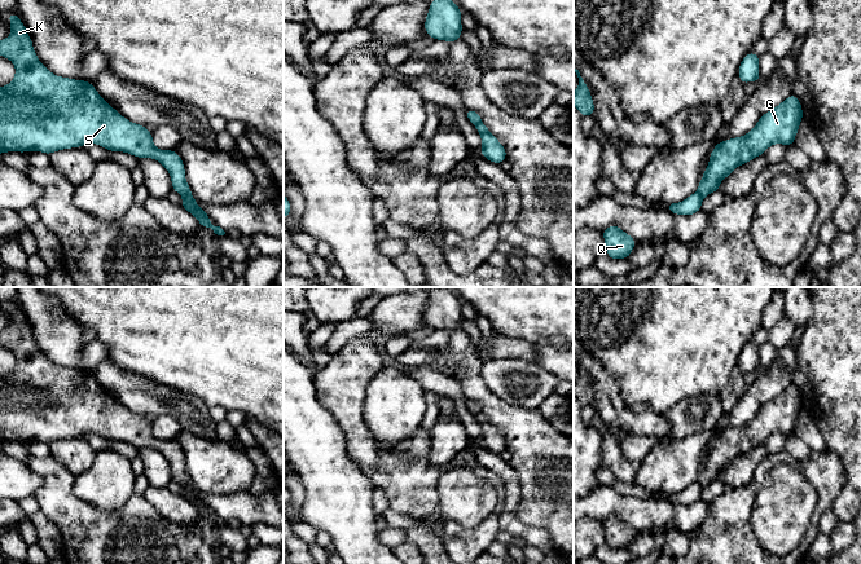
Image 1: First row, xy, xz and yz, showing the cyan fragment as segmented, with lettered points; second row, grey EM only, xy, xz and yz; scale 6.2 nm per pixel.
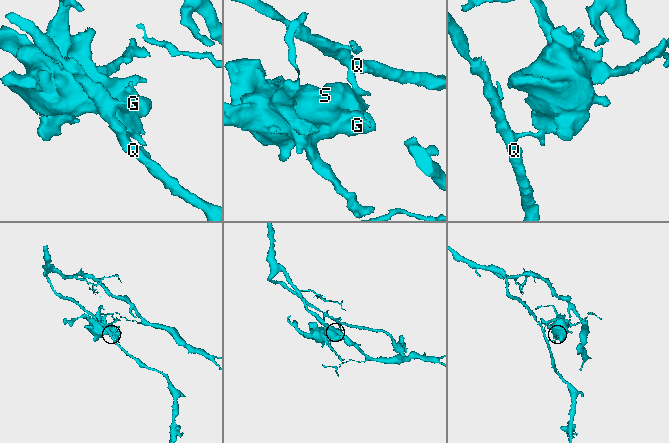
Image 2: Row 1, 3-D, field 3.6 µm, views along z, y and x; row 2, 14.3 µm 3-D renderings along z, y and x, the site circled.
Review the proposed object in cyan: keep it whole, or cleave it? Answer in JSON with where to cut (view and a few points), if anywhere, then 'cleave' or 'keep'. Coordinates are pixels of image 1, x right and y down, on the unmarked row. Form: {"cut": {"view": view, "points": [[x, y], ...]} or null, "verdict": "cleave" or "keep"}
{"cut": {"view": "xy", "points": [[183, 484], [192, 487]]}, "verdict": "cleave"}

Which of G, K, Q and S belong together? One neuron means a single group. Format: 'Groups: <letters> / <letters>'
Groups: G K S / Q

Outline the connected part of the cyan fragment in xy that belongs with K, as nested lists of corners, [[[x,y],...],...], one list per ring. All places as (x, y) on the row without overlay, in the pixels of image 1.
[[[8,303],[8,308],[10,310],[10,326],[6,329],[0,330],[0,345],[10,349],[14,354],[16,358],[16,366],[13,370],[5,375],[0,376],[0,444],[3,445],[4,442],[8,441],[18,441],[18,442],[26,442],[26,441],[41,441],[48,445],[50,445],[53,441],[58,440],[65,440],[65,439],[73,439],[73,437],[82,437],[85,433],[97,433],[102,437],[105,437],[109,441],[122,441],[122,442],[128,442],[131,445],[135,445],[136,448],[153,448],[158,450],[168,462],[171,466],[171,472],[172,472],[172,480],[181,484],[181,485],[189,485],[193,486],[190,477],[186,472],[185,468],[185,457],[183,453],[183,449],[175,440],[159,440],[154,436],[153,433],[153,424],[146,419],[145,415],[136,414],[126,409],[123,405],[120,405],[114,397],[111,397],[96,380],[96,378],[87,370],[76,370],[76,369],[70,369],[70,367],[62,367],[57,366],[53,362],[50,362],[38,348],[32,330],[27,323],[27,318],[19,309],[19,307],[14,303]]]

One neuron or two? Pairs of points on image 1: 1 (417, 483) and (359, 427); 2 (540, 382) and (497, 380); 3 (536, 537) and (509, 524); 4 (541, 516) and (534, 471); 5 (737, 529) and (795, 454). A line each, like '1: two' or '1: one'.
1: one
2: one
3: one
4: one
5: two

